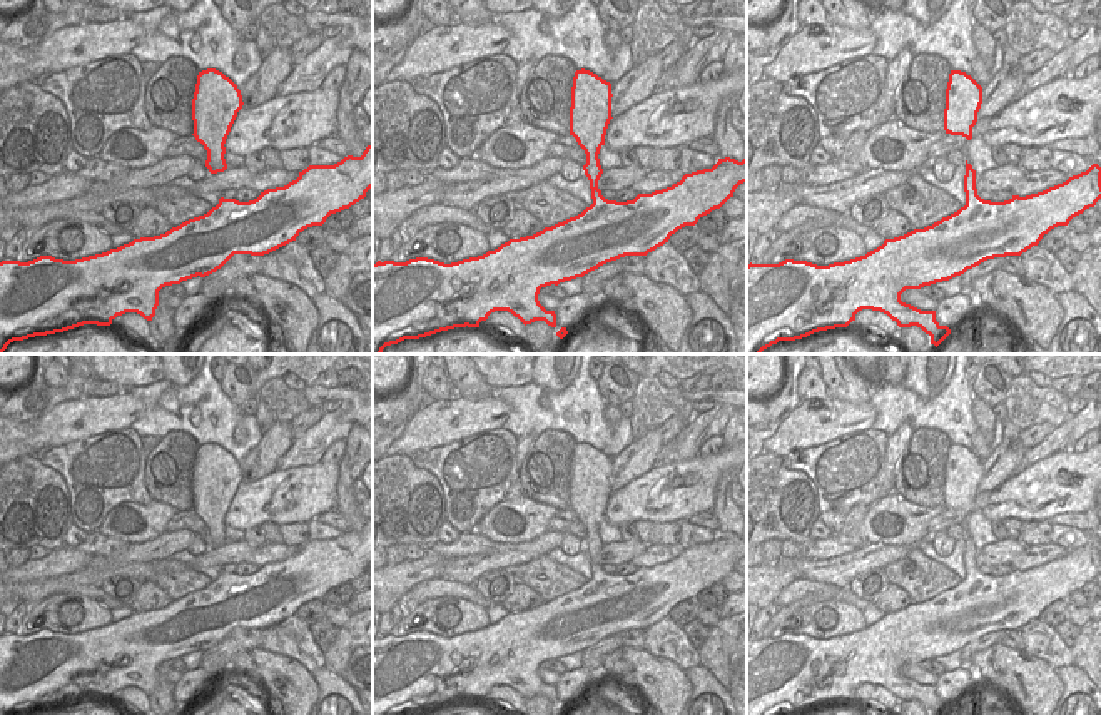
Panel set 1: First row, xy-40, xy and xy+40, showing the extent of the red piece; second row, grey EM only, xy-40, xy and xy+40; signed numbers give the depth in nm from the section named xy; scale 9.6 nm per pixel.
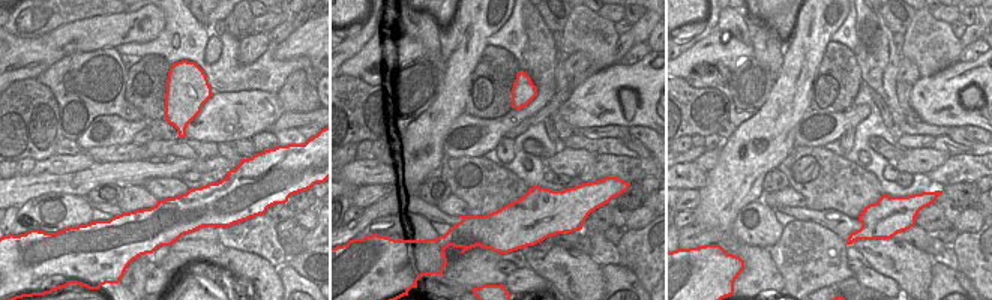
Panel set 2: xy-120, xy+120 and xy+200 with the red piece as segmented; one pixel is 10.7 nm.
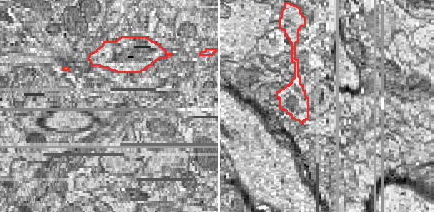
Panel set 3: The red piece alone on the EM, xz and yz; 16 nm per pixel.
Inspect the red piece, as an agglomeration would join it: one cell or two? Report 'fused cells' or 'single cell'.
single cell

